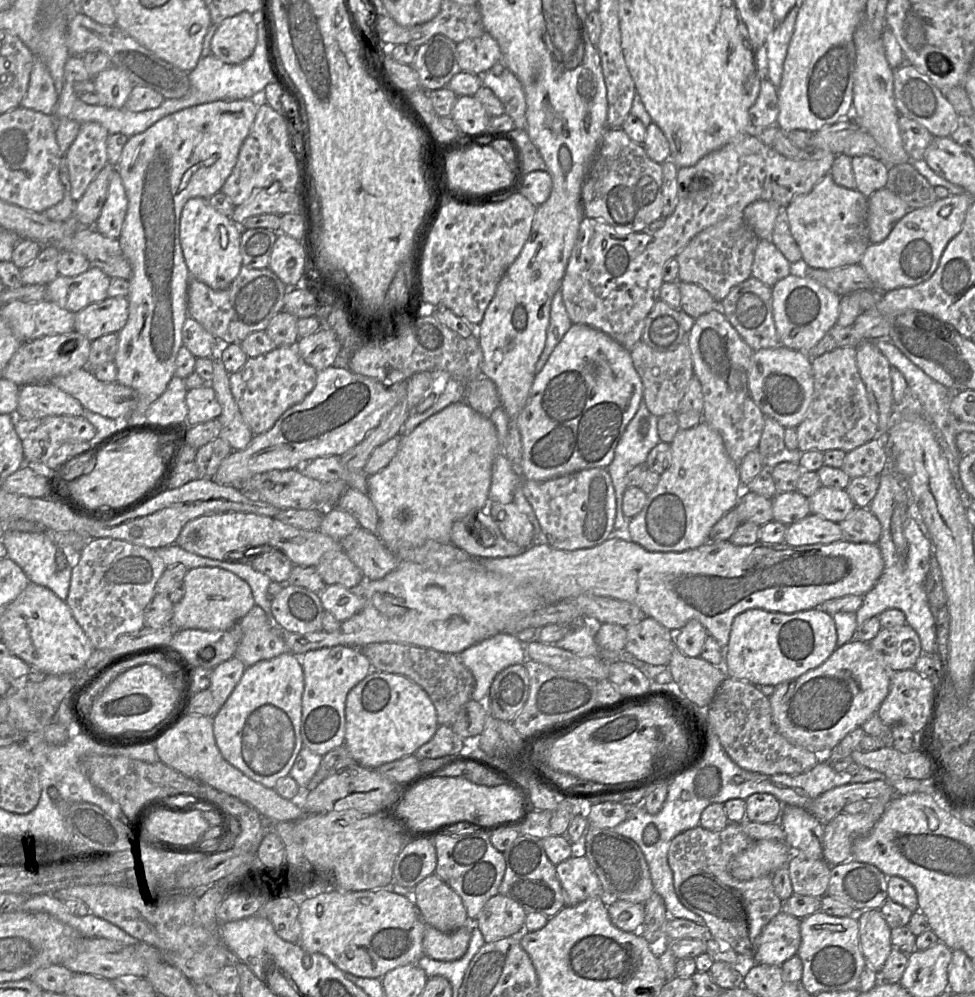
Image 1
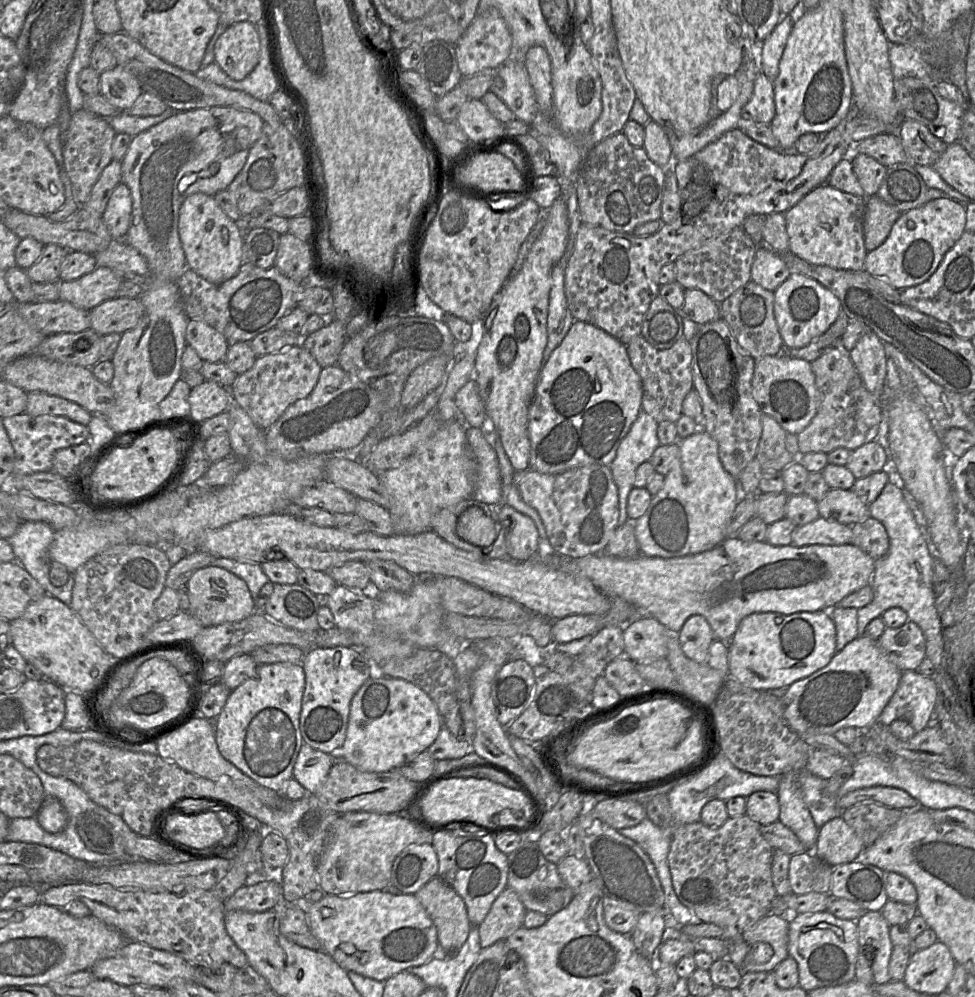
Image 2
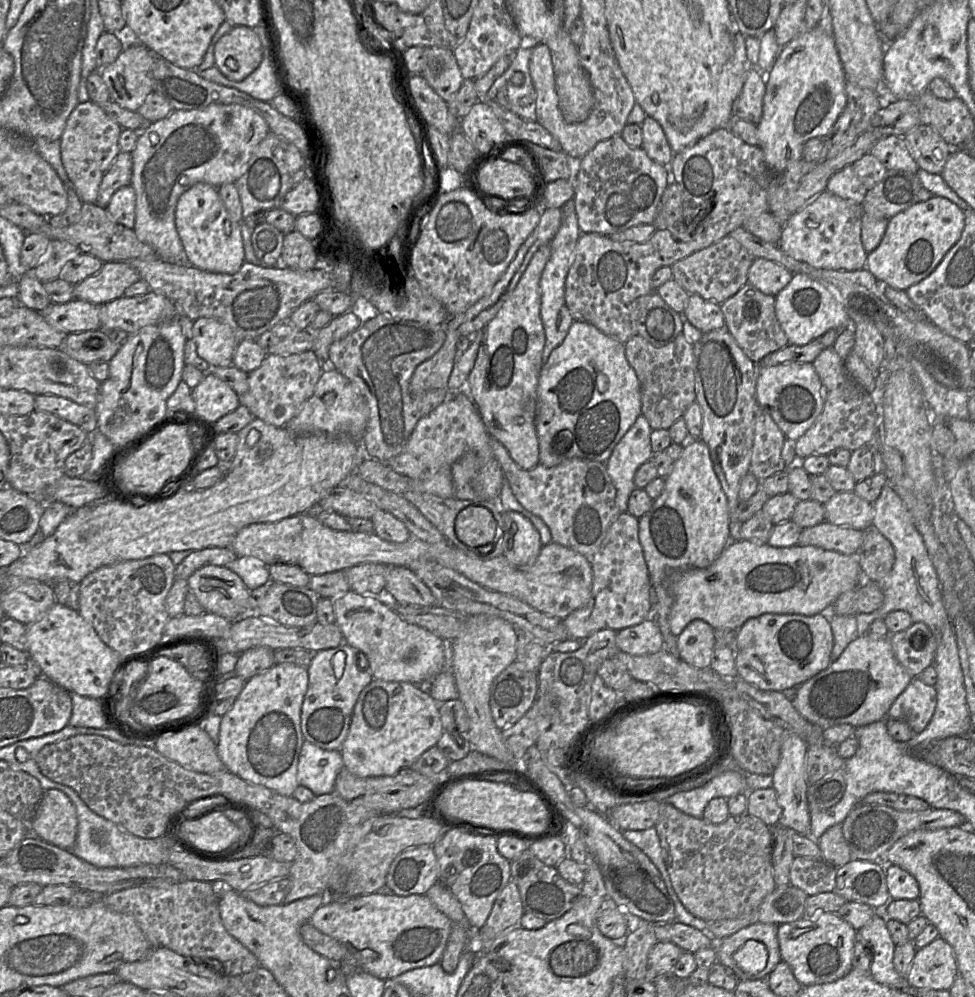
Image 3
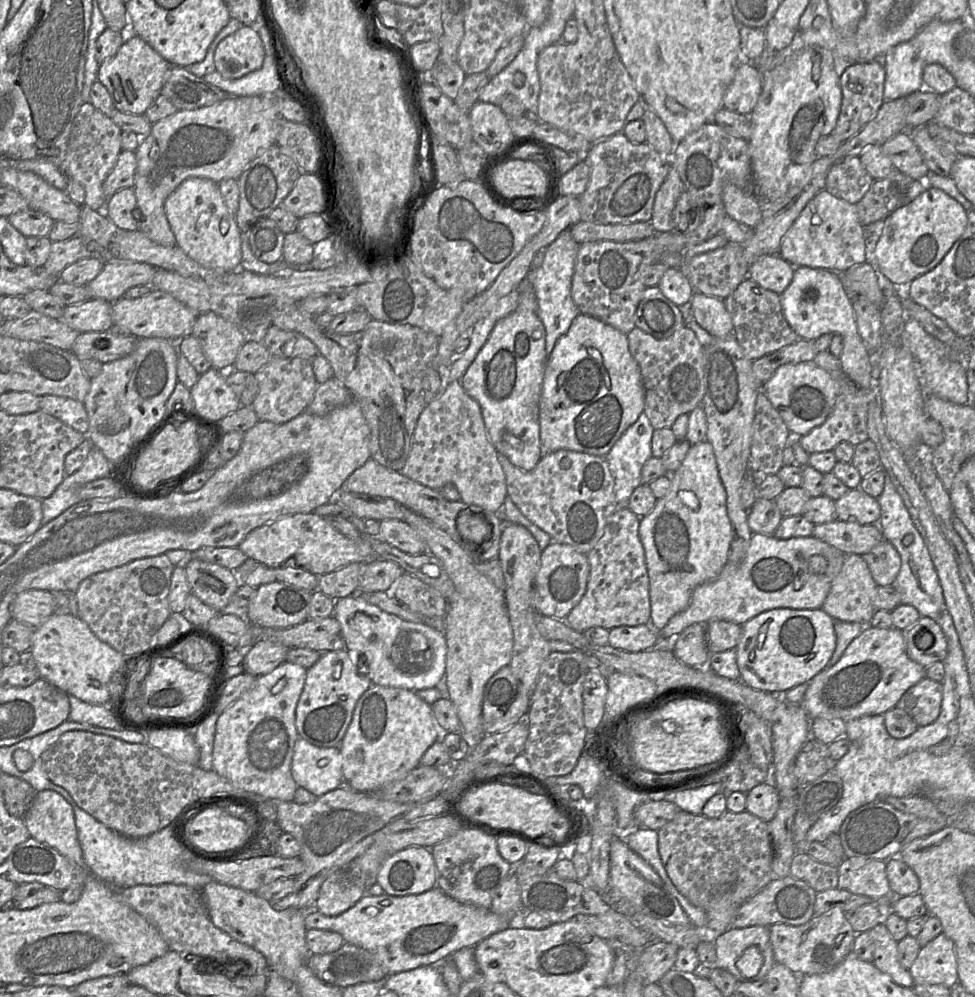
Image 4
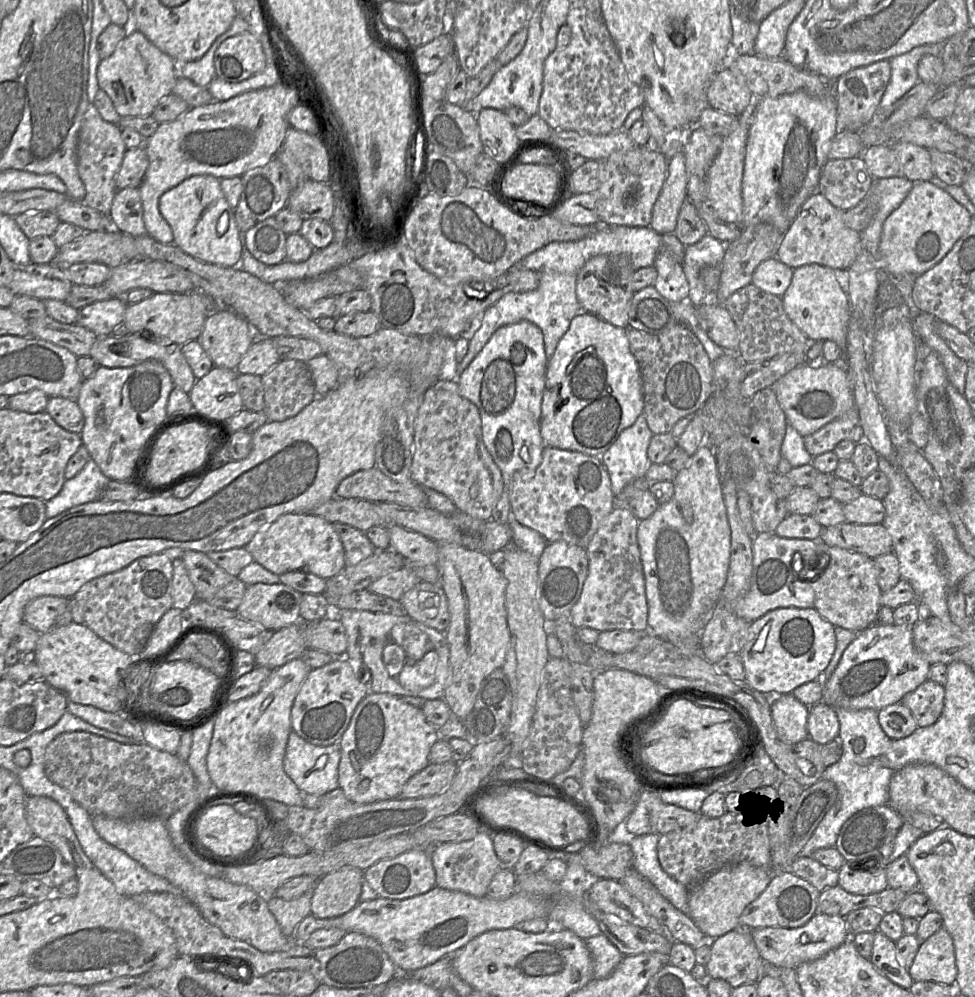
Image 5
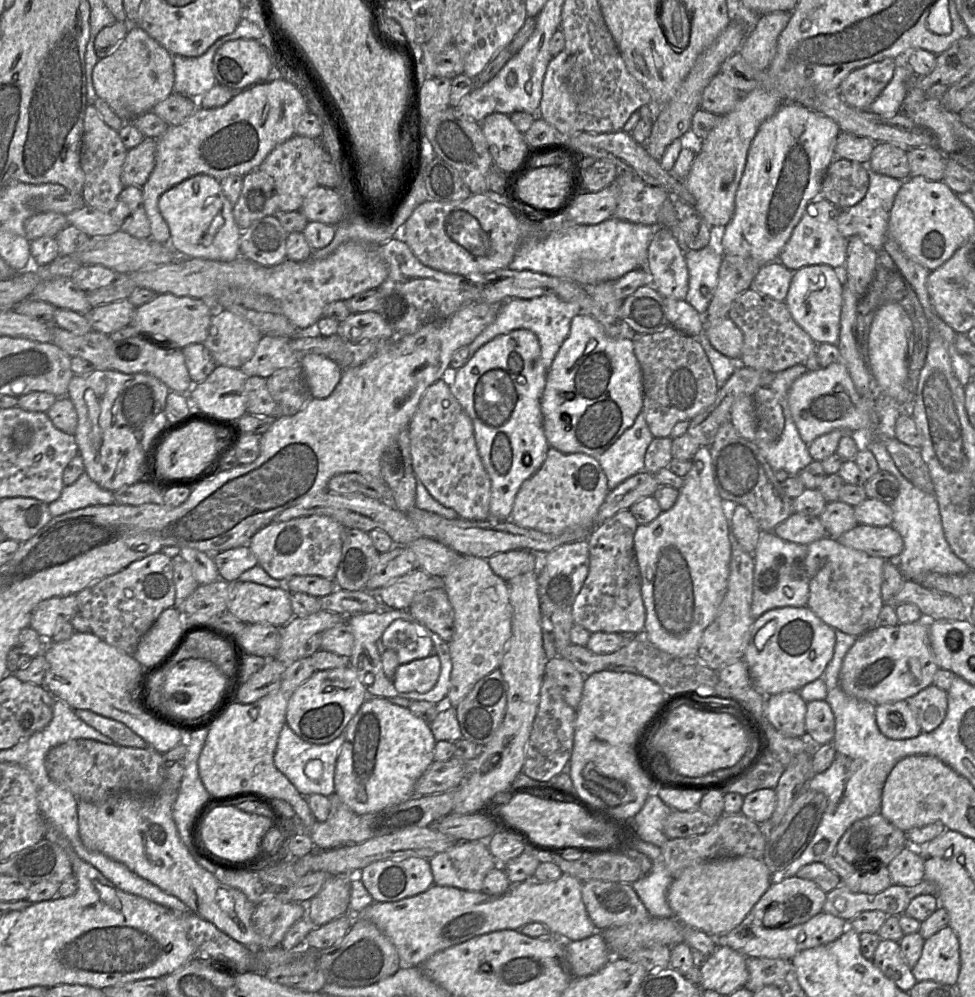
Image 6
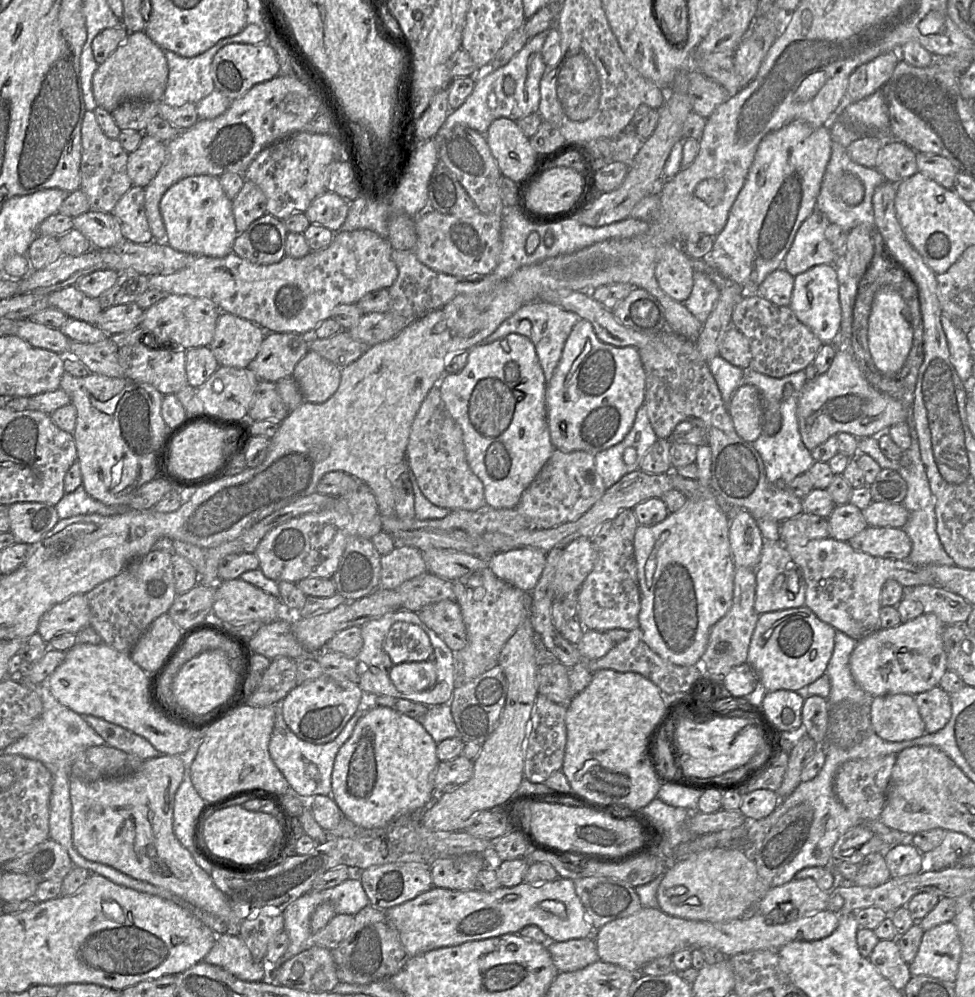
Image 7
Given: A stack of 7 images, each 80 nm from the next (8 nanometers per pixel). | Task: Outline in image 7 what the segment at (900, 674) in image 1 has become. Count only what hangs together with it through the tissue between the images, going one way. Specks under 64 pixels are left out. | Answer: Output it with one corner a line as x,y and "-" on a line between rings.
939,686
915,695
926,733
935,733
948,723
952,714
950,695

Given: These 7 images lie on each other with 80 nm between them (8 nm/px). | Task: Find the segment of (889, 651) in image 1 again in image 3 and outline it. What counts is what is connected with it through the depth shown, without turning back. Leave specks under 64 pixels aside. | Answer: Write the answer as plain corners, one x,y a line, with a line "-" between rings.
913,622
907,629
890,633
888,637
896,659
913,677
917,677
934,663
937,642
933,632
924,622

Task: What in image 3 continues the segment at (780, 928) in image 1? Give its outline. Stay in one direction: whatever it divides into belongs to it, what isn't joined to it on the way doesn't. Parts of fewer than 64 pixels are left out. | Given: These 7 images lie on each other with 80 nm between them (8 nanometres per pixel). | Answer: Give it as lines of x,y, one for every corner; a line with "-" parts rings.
755,923
720,941
715,941
717,962
731,968
740,981
767,977
781,962
777,929
776,924

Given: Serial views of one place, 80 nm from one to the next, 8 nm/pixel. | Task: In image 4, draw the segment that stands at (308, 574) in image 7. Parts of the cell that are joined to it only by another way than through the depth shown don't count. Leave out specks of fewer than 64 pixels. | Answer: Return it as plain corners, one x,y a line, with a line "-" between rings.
315,513
287,515
266,523
252,530
238,548
248,558
268,568
295,565
317,577
351,563
365,563
375,558
369,537
362,535
359,539
348,538
333,528
326,518

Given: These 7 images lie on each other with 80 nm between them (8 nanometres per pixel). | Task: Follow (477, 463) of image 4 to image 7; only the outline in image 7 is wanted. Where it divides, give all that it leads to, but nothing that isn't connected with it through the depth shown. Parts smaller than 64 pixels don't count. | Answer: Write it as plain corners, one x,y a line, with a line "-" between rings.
438,385
429,391
414,419
406,461
422,493
434,505
471,511
487,505
483,483
467,462
462,429
449,413

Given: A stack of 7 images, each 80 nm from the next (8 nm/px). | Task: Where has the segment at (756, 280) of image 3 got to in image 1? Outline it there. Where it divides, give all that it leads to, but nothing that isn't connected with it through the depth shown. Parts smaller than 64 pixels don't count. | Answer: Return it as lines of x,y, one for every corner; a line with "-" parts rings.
759,239
754,253
751,275
767,286
773,287
779,280
796,271
770,239

